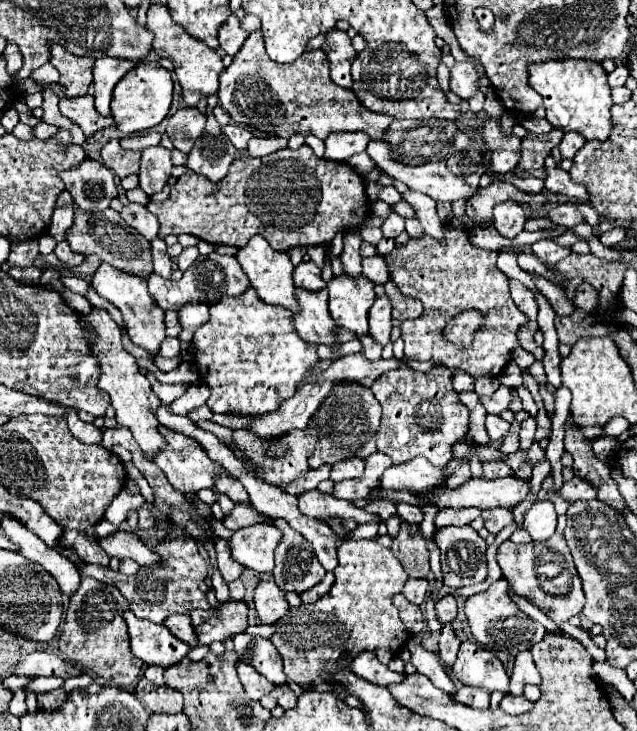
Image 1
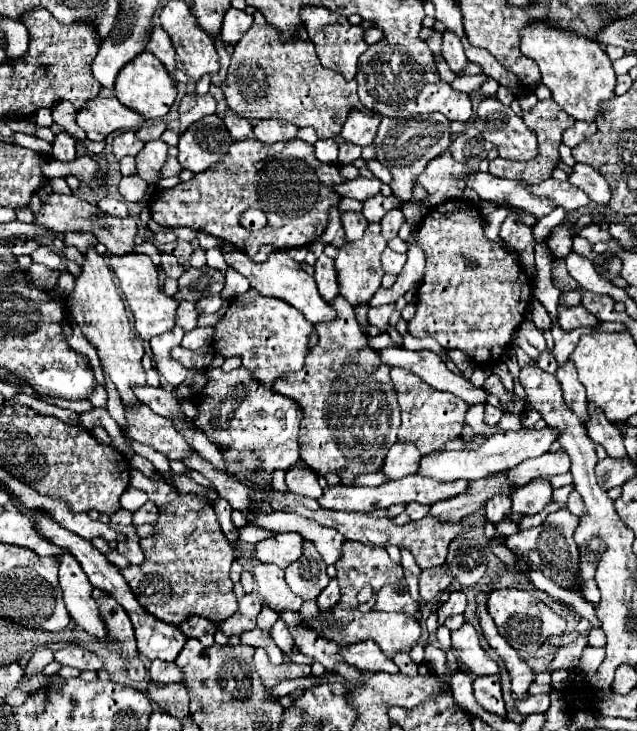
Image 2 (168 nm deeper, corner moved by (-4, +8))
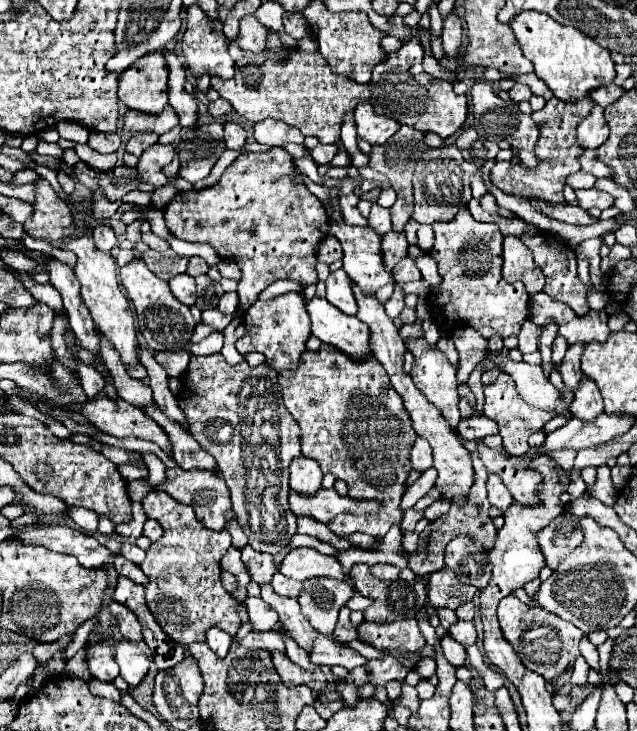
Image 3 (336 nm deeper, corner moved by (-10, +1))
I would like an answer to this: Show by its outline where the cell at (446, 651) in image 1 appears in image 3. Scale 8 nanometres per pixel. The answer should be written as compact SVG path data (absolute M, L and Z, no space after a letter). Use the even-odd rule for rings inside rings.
M435 609L437 611L437 617L439 617L439 621L441 621L441 625L445 627L445 629L449 629L453 623L457 623L457 615L455 615L455 611L451 611L451 609Z

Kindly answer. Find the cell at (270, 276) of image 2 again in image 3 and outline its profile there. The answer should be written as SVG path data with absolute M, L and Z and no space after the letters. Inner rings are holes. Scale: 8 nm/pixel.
M319 297L307 301L307 313L311 317L311 331L321 339L321 343L337 347L355 361L371 355L371 329L357 317L341 313L337 307L327 303L327 299Z

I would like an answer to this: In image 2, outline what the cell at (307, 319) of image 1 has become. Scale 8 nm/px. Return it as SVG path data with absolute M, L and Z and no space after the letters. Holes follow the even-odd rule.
M337 296L329 304L337 312L337 320L315 324L319 346L309 350L305 366L299 372L277 378L273 390L297 400L299 406L303 408L305 416L301 420L301 432L299 432L301 460L319 476L325 476L327 472L345 472L341 474L341 480L343 484L351 484L355 474L377 472L381 468L385 454L397 442L397 430L401 420L399 420L397 394L389 378L389 366L385 366L379 360L373 348L367 348L367 336L361 332L361 326L357 324L353 306L341 296Z

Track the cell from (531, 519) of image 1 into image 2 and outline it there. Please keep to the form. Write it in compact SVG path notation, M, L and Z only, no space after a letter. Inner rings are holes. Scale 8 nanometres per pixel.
M533 480L517 490L513 490L511 500L513 500L513 512L521 516L535 516L547 508L547 504L553 500L551 498L551 484L547 480Z

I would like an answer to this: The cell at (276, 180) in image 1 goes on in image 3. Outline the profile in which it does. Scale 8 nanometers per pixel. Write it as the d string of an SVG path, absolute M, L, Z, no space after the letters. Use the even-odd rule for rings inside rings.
M273 147L267 153L247 153L233 161L225 173L221 175L219 183L199 191L185 191L177 193L173 201L163 209L165 223L177 239L191 241L191 243L207 243L215 249L215 253L223 261L235 261L241 271L243 279L237 287L239 293L239 307L245 311L251 303L257 301L257 295L277 279L295 279L303 285L317 285L317 271L315 271L315 247L327 235L329 217L321 201L307 191L299 177L299 169L293 165L291 155L281 149Z

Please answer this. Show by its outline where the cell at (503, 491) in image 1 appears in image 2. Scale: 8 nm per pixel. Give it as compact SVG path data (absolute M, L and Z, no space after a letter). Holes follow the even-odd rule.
M411 474L399 480L391 480L385 482L381 486L375 488L355 488L355 486L331 486L323 490L323 496L319 498L319 504L323 508L331 508L331 510L343 510L343 512L371 512L375 508L387 508L391 504L403 504L403 502L419 502L419 504L435 504L437 500L447 500L453 496L463 494L469 488L467 480L453 480L453 482L437 482L419 474Z

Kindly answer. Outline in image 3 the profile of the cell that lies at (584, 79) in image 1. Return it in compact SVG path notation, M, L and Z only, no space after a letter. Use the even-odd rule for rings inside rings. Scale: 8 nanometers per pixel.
M523 11L515 15L515 19L509 21L509 27L521 43L523 55L533 63L537 77L547 83L557 99L571 101L587 97L591 89L613 83L615 63L609 51L597 45L589 35L581 33L579 29L565 27L553 21L549 15L537 11Z

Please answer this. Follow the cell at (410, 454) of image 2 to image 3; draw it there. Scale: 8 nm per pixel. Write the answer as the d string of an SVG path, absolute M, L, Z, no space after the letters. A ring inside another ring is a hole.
M417 437L413 449L411 449L411 463L413 463L413 469L419 469L419 471L425 471L433 465L433 455L431 455L431 445L427 443L427 439L423 437Z

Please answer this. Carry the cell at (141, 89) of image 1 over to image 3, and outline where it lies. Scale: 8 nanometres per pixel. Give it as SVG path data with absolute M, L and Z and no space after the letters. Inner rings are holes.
M161 51L143 55L119 77L119 99L135 111L161 113L167 105L167 63Z

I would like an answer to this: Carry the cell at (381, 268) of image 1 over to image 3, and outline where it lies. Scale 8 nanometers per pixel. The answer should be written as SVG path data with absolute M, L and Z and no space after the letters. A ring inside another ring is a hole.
M403 257L395 269L393 269L393 279L397 283L407 283L407 281L419 281L421 279L421 271L417 269L415 261L411 257Z

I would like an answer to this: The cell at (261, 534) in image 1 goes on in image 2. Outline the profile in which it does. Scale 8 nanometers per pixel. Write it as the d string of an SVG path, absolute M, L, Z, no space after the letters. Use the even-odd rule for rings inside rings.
M295 532L273 534L271 538L265 538L255 544L257 560L265 564L275 564L279 568L287 568L293 560L301 556L301 540L301 534Z

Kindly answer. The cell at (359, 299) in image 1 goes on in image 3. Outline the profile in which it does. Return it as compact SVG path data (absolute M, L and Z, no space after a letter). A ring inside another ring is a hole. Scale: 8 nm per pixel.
M331 221L331 231L329 235L337 237L341 247L343 247L343 271L365 291L365 293L375 293L379 287L387 283L395 283L393 275L385 271L383 267L383 255L381 255L381 237L369 229L369 227L351 227L339 221Z

